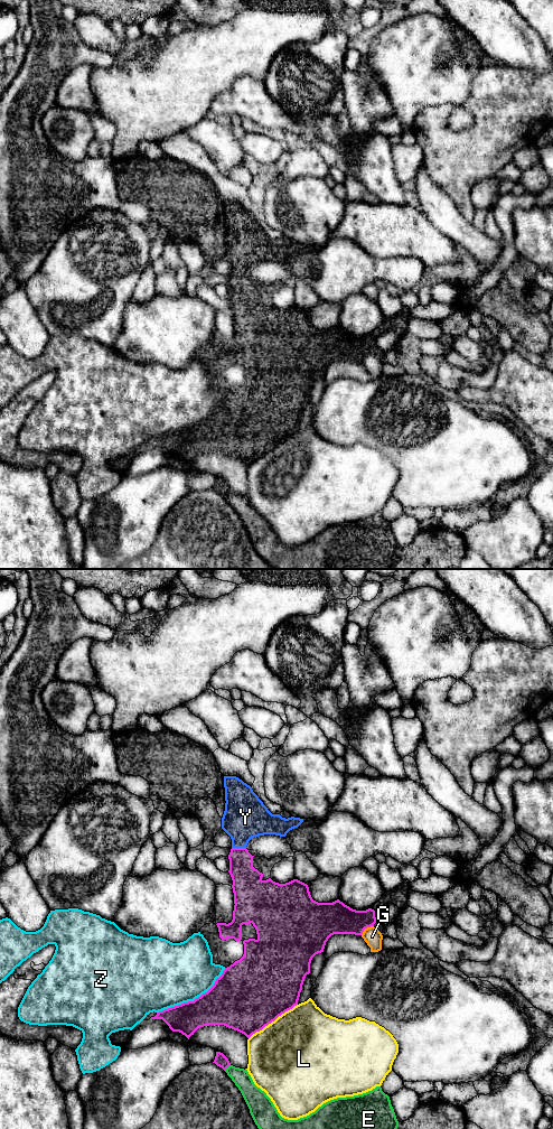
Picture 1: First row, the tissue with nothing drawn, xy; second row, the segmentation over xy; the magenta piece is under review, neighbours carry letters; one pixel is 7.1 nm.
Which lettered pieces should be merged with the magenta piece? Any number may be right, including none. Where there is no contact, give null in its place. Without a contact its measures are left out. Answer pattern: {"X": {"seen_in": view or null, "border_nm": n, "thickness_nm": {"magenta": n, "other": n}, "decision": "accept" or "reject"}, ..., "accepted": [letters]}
{"E": {"seen_in": "xy", "border_nm": 60, "thickness_nm": {"magenta": 90, "other": 120}, "decision": "reject"}, "G": {"seen_in": "xy", "border_nm": 120, "thickness_nm": {"magenta": 240, "other": 120}, "decision": "reject"}, "L": {"seen_in": "xy", "border_nm": 440, "thickness_nm": {"magenta": 500, "other": 480}, "decision": "reject"}, "Y": {"seen_in": "xy", "border_nm": 100, "thickness_nm": {"magenta": 220, "other": 320}, "decision": "accept"}, "Z": {"seen_in": "xy", "border_nm": 600, "thickness_nm": {"magenta": 320, "other": 440}, "decision": "reject"}, "accepted": ["Y"]}

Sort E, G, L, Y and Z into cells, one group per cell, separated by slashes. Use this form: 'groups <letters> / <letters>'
groups E / G / L / Y / Z

